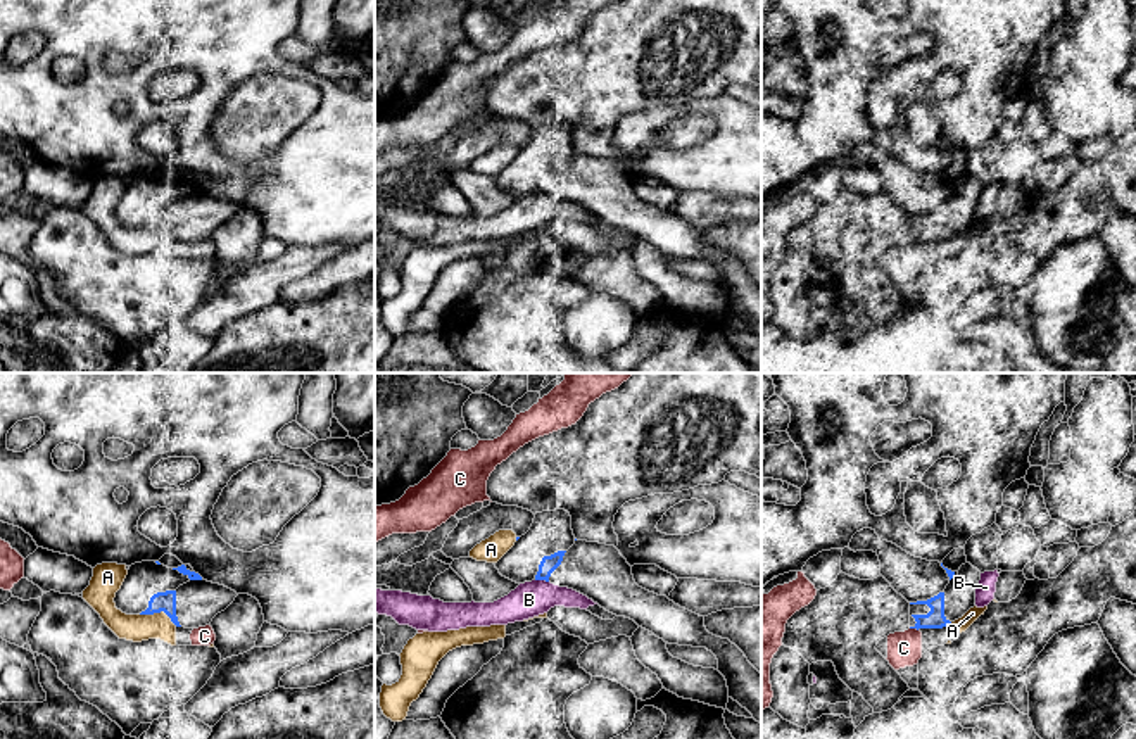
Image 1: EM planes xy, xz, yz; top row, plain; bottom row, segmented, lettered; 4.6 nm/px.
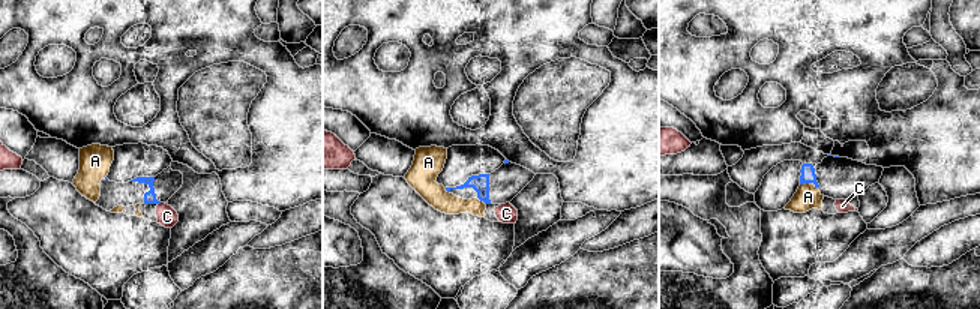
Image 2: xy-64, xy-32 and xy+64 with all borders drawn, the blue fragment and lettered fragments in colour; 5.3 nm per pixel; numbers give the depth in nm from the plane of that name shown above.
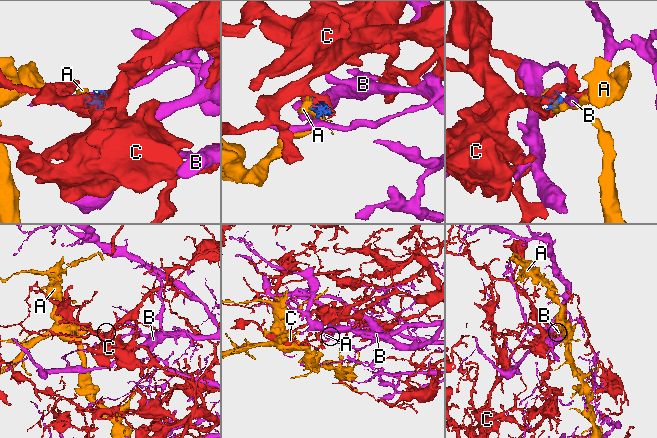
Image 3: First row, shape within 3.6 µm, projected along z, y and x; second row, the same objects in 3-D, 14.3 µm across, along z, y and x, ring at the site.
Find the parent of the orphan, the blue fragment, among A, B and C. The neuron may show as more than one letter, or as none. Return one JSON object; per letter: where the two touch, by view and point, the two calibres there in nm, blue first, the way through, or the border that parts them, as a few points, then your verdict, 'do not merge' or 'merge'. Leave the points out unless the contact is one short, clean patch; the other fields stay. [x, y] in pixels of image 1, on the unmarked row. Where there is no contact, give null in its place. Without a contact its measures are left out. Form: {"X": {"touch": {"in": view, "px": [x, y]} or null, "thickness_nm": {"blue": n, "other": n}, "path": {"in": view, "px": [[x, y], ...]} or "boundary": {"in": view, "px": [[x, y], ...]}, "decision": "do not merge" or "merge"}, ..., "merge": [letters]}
{"A": {"touch": {"in": "xy", "px": [159, 225]}, "thickness_nm": {"blue": 100, "other": 130}, "boundary": {"in": "xy", "px": [[140, 227], [163, 225], [176, 239]]}, "decision": "do not merge"}, "B": {"touch": {"in": "xz", "px": [542, 192]}, "thickness_nm": {"blue": 80, "other": 170}, "decision": "do not merge"}, "C": {"touch": {"in": "yz", "px": [914, 240]}, "thickness_nm": {"blue": 90, "other": 160}, "decision": "do not merge"}, "merge": []}

